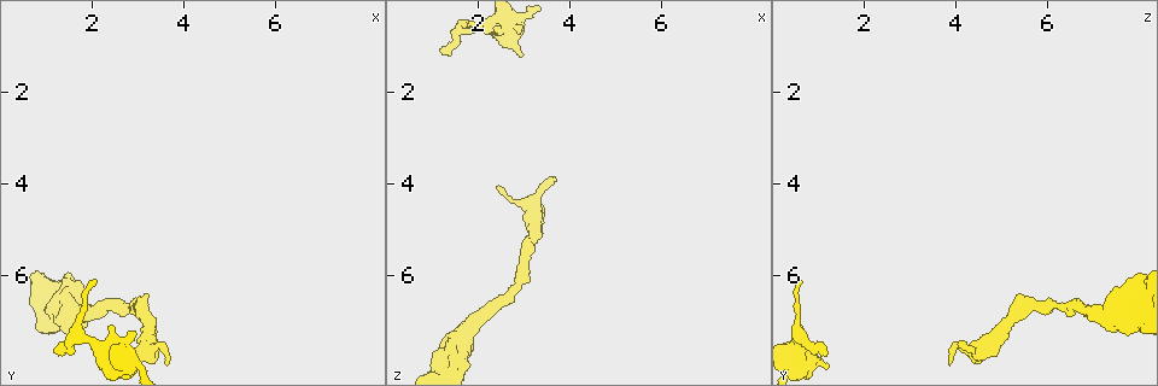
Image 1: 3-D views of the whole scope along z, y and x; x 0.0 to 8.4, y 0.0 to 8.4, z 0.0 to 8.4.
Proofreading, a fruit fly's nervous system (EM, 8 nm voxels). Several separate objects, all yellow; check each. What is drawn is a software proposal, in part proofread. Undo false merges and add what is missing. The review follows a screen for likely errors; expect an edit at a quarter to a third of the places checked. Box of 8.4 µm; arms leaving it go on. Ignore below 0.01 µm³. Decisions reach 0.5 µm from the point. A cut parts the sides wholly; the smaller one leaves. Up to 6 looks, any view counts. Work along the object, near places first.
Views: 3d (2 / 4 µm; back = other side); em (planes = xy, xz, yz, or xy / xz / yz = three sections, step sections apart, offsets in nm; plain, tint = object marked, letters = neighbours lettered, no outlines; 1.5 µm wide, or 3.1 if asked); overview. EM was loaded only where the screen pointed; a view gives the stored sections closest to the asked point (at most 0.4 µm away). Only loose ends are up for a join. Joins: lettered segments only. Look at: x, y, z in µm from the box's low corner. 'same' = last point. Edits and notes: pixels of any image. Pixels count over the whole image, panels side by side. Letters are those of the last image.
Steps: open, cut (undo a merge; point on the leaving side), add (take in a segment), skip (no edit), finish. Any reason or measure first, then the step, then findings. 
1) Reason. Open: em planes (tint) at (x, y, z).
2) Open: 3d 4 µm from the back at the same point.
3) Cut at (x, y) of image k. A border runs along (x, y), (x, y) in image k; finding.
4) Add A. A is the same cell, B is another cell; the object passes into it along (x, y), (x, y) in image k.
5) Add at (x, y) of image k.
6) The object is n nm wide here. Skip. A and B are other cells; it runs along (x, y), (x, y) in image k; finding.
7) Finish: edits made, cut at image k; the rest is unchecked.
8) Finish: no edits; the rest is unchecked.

An open end. Open: em planes (letters) at (2.45, 7.50, 4.05).

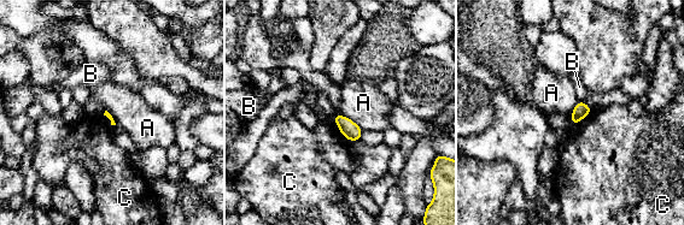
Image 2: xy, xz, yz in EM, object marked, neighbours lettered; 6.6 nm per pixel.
Skip. A, B and C are other cells; a border runs along (337, 112), (350, 118), (362, 130) in image 2; none of them fits.

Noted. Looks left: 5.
Free end. Open: 3d 2 µm at (2.10, 6.10, 0.55).

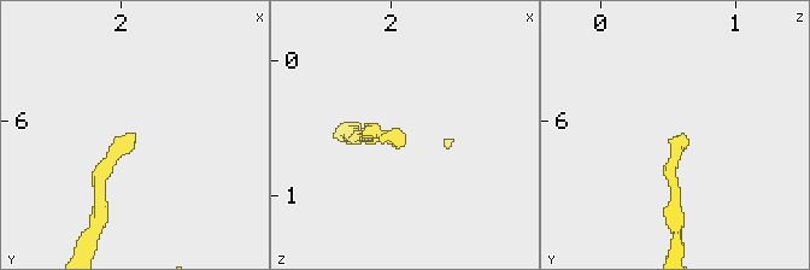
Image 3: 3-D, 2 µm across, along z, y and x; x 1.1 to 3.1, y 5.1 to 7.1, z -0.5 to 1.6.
Shape alone is not enough. Open: em yz step 4 (tint) at (2.08, 6.06, 0.62).

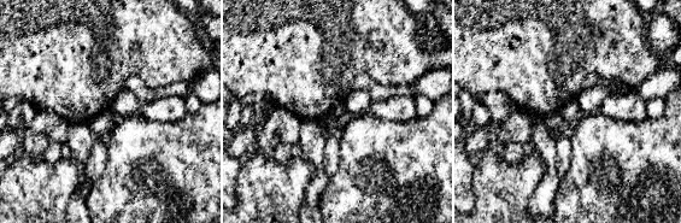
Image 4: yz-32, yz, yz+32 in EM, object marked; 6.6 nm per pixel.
Another direction. Open: em planes (letters) at the same point.

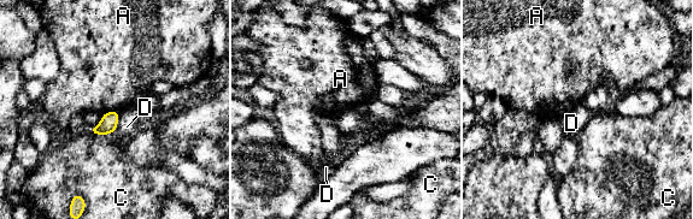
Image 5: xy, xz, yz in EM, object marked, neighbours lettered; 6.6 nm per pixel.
Skip. A, C and D are other cells; a border runs along (118, 111), (106, 111), (104, 113) in image 5; no lettered segment goes on from it.

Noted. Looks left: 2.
Free end. Open: em planes (letters) at (1.20, 7.65, 1.15).

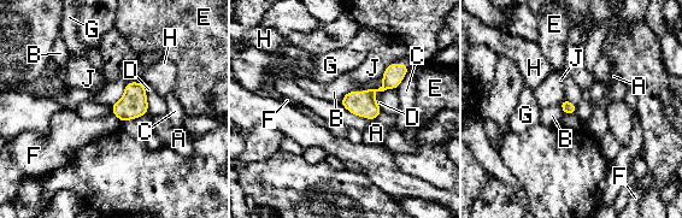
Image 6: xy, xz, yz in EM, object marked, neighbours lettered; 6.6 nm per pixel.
Skip. A, B, C, D, E, F, G, H and J are other cells; a border runs along (564, 113), (575, 115) in image 6; none of them fits.

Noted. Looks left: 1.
Finish: no edits; the rest is unchecked.

